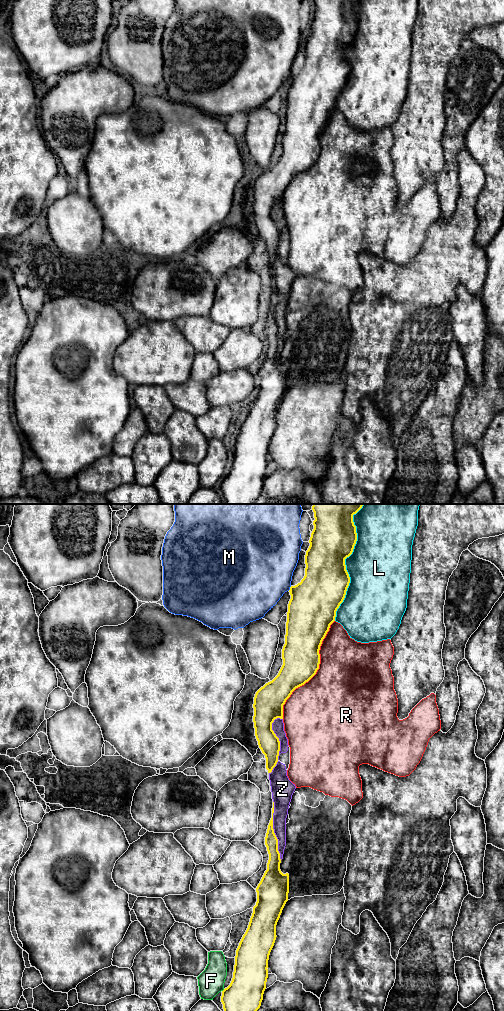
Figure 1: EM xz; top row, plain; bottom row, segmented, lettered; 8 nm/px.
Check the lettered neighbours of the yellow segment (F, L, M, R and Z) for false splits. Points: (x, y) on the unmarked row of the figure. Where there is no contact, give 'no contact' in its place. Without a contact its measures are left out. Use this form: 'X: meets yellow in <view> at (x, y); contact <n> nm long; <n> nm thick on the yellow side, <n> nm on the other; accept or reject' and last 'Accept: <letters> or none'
F: meets yellow in xz at (223, 478); contact 30 nm long; 300 nm thick on the yellow side, 220 nm on the other; reject
L: meets yellow in xz at (345, 54); contact 900 nm long; 360 nm thick on the yellow side, 460 nm on the other; reject
M: meets yellow in xz at (290, 76); contact 50 nm long; 380 nm thick on the yellow side, 460 nm on the other; reject
R: meets yellow in xz at (316, 159); contact 900 nm long; 300 nm thick on the yellow side, 500 nm on the other; reject
Z: meets yellow in xz at (273, 318); contact 480 nm long; 110 nm thick on the yellow side, 130 nm on the other; reject
Accept: none

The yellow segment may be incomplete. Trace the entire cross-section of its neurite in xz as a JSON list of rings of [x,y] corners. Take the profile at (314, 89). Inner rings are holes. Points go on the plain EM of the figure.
[[[314,0],[314,17],[309,28],[310,34],[305,43],[305,64],[295,74],[290,75],[291,87],[288,92],[285,132],[282,137],[283,153],[278,163],[270,170],[261,175],[254,185],[254,216],[259,236],[266,246],[266,257],[271,261],[278,250],[280,229],[272,218],[272,211],[275,207],[283,207],[283,193],[292,180],[308,170],[319,157],[320,134],[330,113],[335,109],[336,99],[343,90],[350,65],[346,58],[345,47],[349,45],[357,29],[356,14],[353,10],[353,3],[357,0]]]

